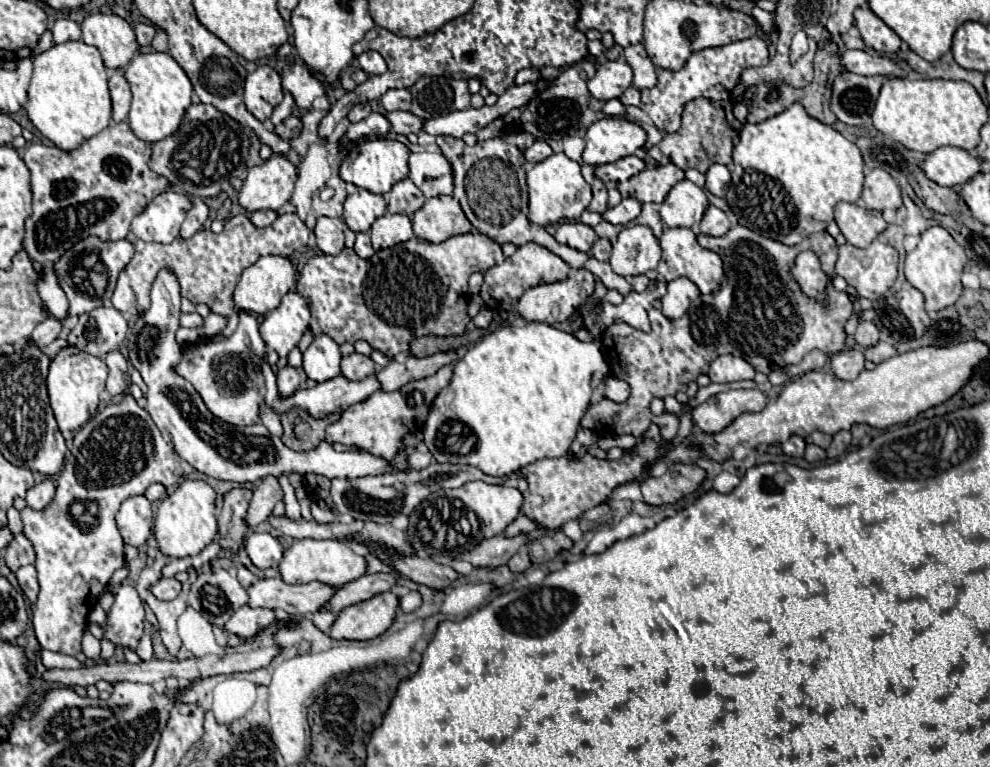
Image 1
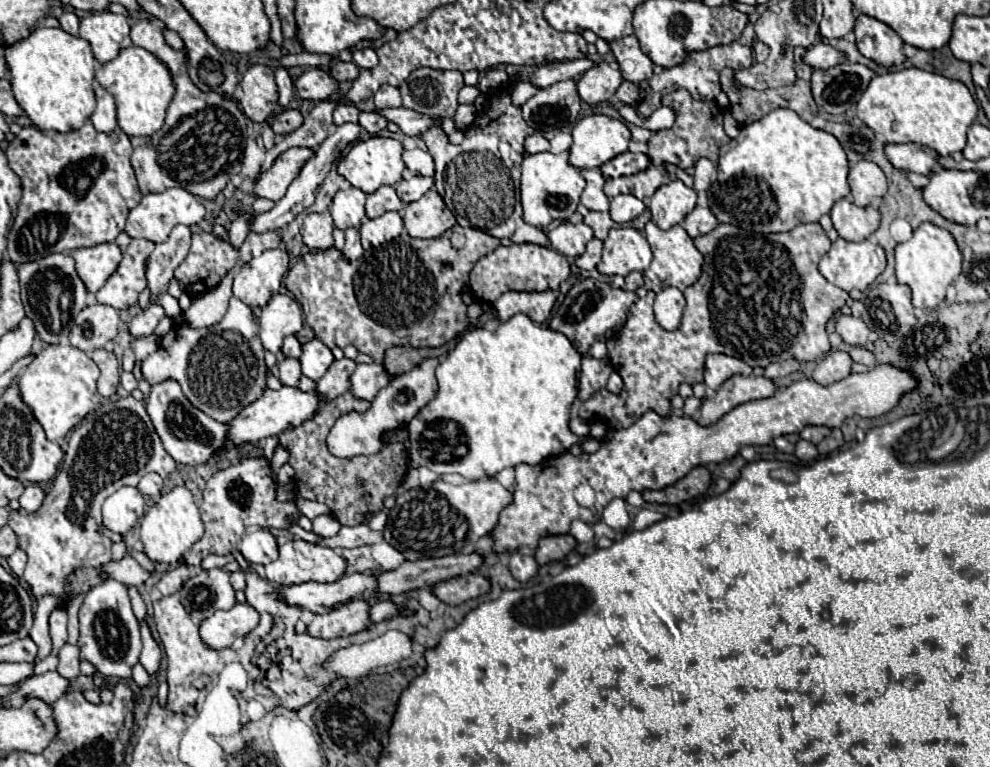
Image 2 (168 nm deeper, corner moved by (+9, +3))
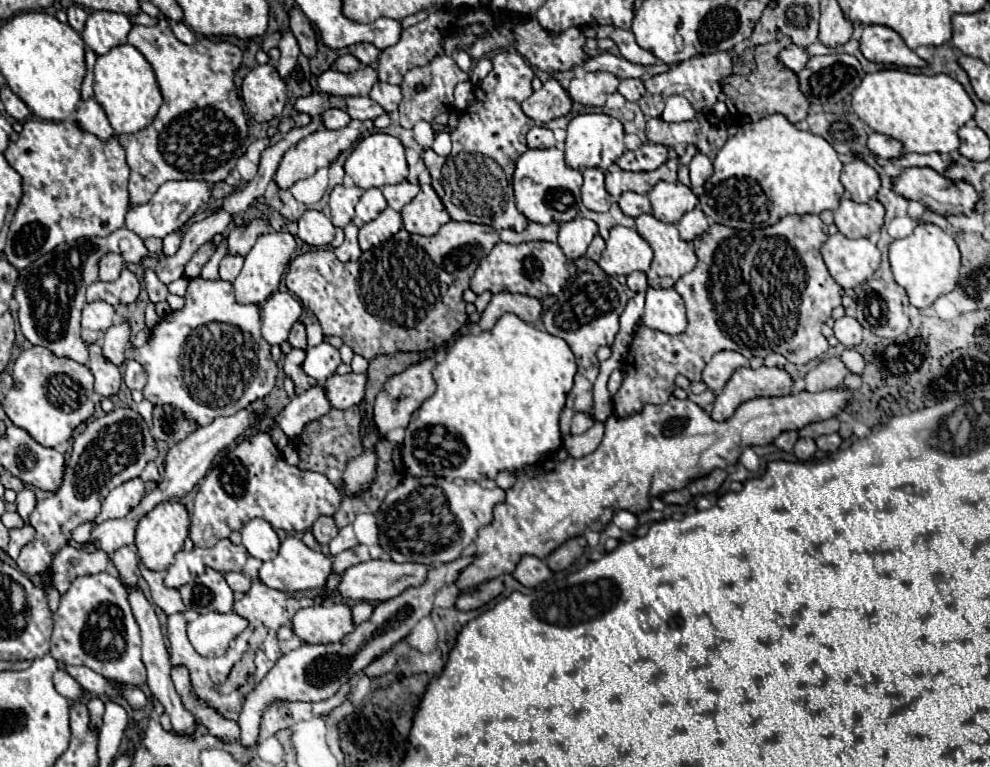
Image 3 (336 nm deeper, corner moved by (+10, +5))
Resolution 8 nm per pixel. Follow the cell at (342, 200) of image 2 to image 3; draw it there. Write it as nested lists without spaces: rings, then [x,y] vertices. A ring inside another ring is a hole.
[[[357,185],[333,187],[331,197],[329,197],[329,209],[331,209],[331,223],[335,227],[345,227],[347,223],[351,223],[351,219],[355,215],[355,205],[357,205],[361,193],[363,193],[363,189],[359,189]]]

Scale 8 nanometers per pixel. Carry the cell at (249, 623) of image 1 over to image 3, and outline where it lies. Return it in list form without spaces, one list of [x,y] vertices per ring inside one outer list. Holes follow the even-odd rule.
[[[205,613],[187,623],[187,637],[199,655],[217,657],[243,629],[245,619],[237,613]]]

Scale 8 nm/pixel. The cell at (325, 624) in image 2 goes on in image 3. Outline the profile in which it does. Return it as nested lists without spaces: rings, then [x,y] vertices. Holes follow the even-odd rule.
[[[341,603],[299,609],[291,623],[293,633],[309,645],[337,643],[355,627],[351,621],[351,609]]]

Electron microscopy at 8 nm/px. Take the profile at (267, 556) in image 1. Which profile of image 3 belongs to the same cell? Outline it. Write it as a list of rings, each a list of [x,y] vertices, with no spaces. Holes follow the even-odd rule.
[[[265,519],[249,521],[241,529],[241,535],[243,535],[243,545],[245,545],[247,553],[255,559],[269,561],[279,551],[279,537],[277,537],[275,529],[271,527],[271,523],[267,523]]]

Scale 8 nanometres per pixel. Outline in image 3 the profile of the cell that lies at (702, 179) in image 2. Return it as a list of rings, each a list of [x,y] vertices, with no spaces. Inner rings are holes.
[[[697,153],[691,163],[689,163],[689,177],[691,177],[691,185],[693,187],[701,187],[709,177],[713,175],[713,165],[711,159],[703,153]]]

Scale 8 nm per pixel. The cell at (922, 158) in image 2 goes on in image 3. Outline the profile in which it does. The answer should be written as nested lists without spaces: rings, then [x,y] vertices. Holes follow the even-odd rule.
[[[871,133],[867,137],[867,149],[883,159],[893,159],[893,157],[901,157],[901,143],[897,143],[897,139],[891,139],[887,135],[881,133]]]

